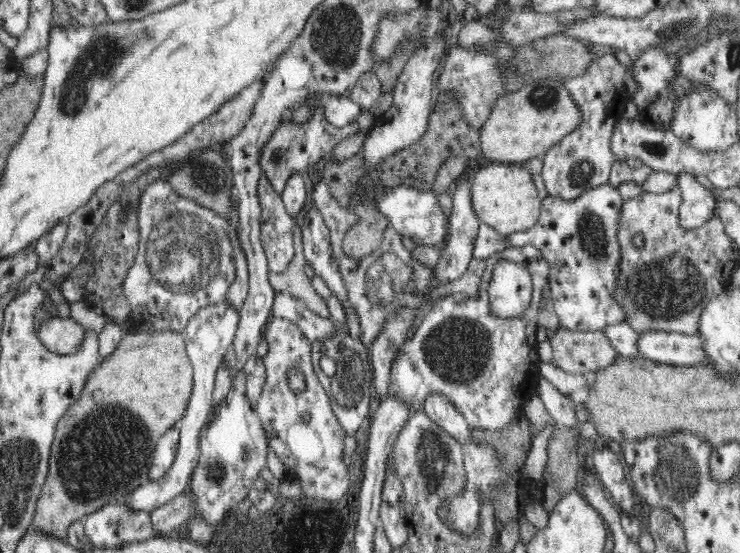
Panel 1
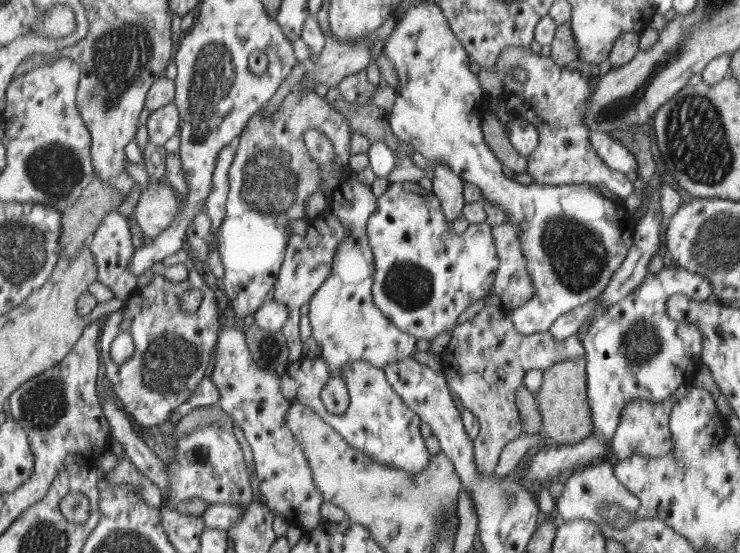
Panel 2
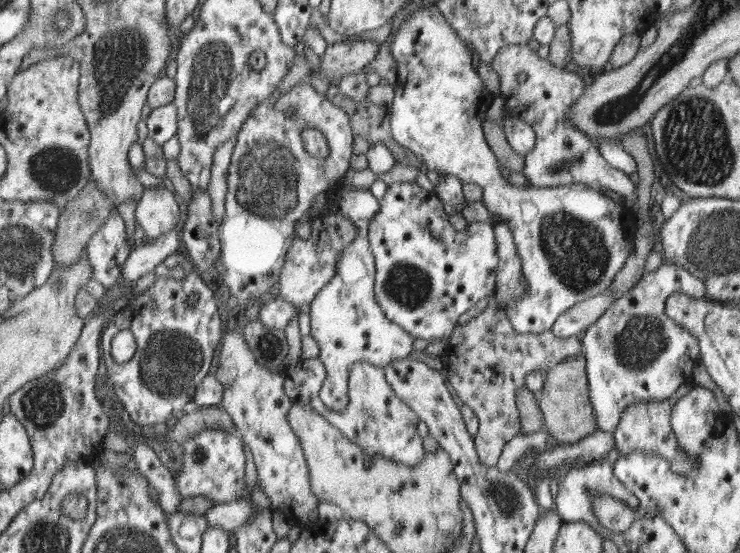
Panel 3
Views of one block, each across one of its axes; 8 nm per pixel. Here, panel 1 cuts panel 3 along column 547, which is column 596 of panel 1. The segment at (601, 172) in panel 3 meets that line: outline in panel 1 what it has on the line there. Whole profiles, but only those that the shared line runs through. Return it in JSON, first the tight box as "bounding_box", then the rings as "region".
{"bounding_box":[542,53,624,200],"region":[[[606,53],[594,59],[584,72],[575,77],[559,80],[570,93],[572,101],[580,111],[580,126],[569,132],[545,153],[542,179],[548,194],[560,199],[574,200],[594,188],[608,183],[610,171],[616,157],[609,147],[616,122],[622,118],[624,104],[620,96],[624,94],[624,65],[613,53]]]}

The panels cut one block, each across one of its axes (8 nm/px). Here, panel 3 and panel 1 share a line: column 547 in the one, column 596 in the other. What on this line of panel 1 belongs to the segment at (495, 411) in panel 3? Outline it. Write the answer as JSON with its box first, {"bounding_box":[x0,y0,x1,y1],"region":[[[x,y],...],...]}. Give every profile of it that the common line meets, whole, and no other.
{"bounding_box":[548,326,619,378],"region":[[[560,326],[548,338],[553,350],[552,363],[568,374],[592,378],[597,371],[608,368],[619,358],[606,333],[602,331],[571,331]]]}

